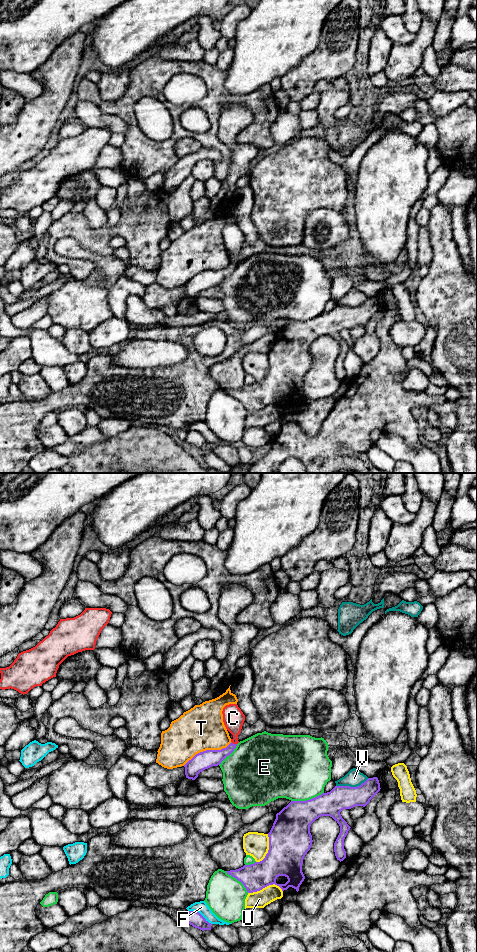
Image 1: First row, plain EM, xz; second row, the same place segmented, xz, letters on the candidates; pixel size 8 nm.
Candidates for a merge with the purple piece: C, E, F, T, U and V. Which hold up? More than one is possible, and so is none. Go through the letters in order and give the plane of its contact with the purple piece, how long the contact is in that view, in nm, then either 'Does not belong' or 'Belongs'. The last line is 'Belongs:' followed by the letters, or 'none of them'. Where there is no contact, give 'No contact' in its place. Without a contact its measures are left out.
C: Touches purple in xz. Shared border 50 nm. Does not belong
E: Touches purple in xz. Shared border 280 nm. Does not belong
F: Touches purple in xz. Shared border 220 nm. Does not belong
T: Touches purple in xz. Shared border 440 nm. Does not belong
U: Touches purple in xz. Shared border 280 nm. Does not belong
V: Touches purple in xz. Shared border 280 nm. Does not belong
Belongs: none of them

